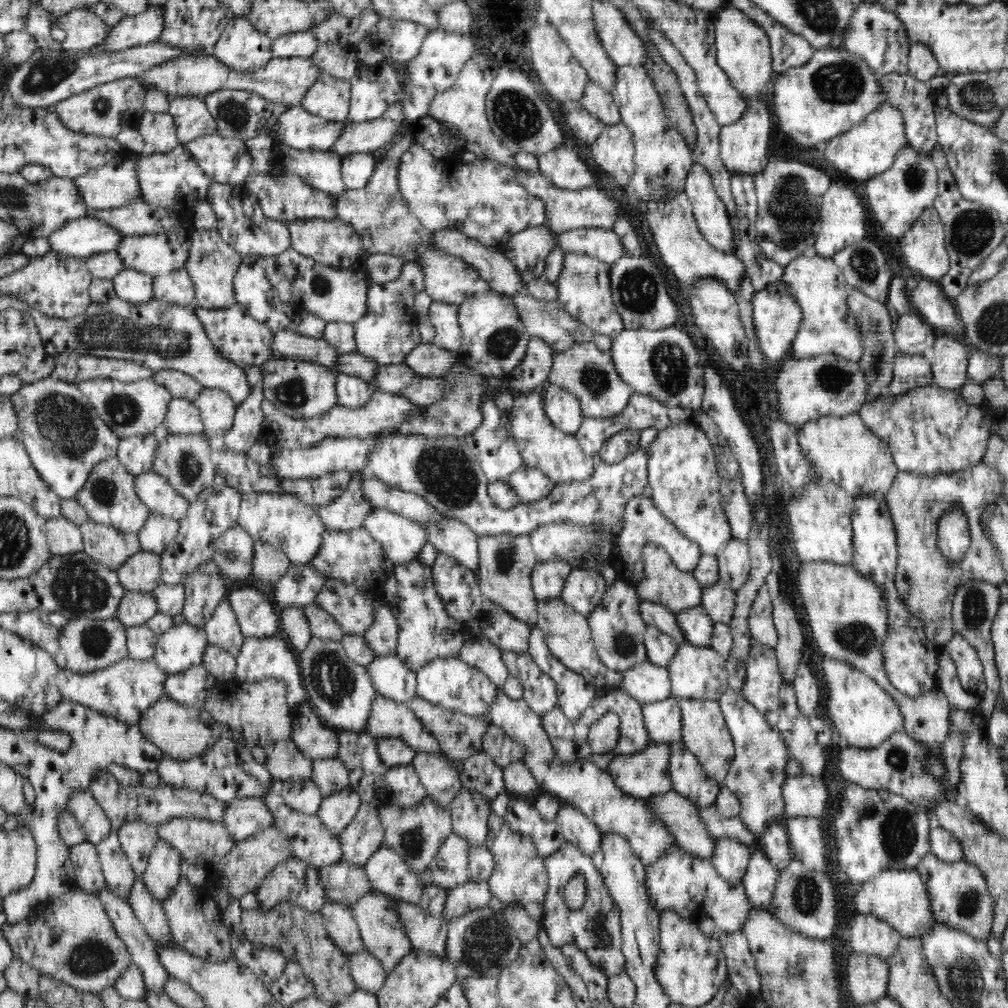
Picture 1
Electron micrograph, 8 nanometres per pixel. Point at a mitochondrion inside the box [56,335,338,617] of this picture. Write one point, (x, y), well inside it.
(122, 410)

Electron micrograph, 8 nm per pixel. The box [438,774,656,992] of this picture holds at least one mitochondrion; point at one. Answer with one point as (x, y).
(486, 944)

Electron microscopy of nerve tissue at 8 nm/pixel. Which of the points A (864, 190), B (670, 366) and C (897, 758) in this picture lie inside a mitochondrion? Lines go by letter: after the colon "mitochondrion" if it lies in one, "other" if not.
A: other
B: mitochondrion
C: mitochondrion

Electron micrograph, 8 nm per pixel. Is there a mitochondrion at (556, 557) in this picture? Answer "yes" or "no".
no

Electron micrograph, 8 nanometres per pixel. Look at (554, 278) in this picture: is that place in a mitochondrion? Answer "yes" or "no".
no

